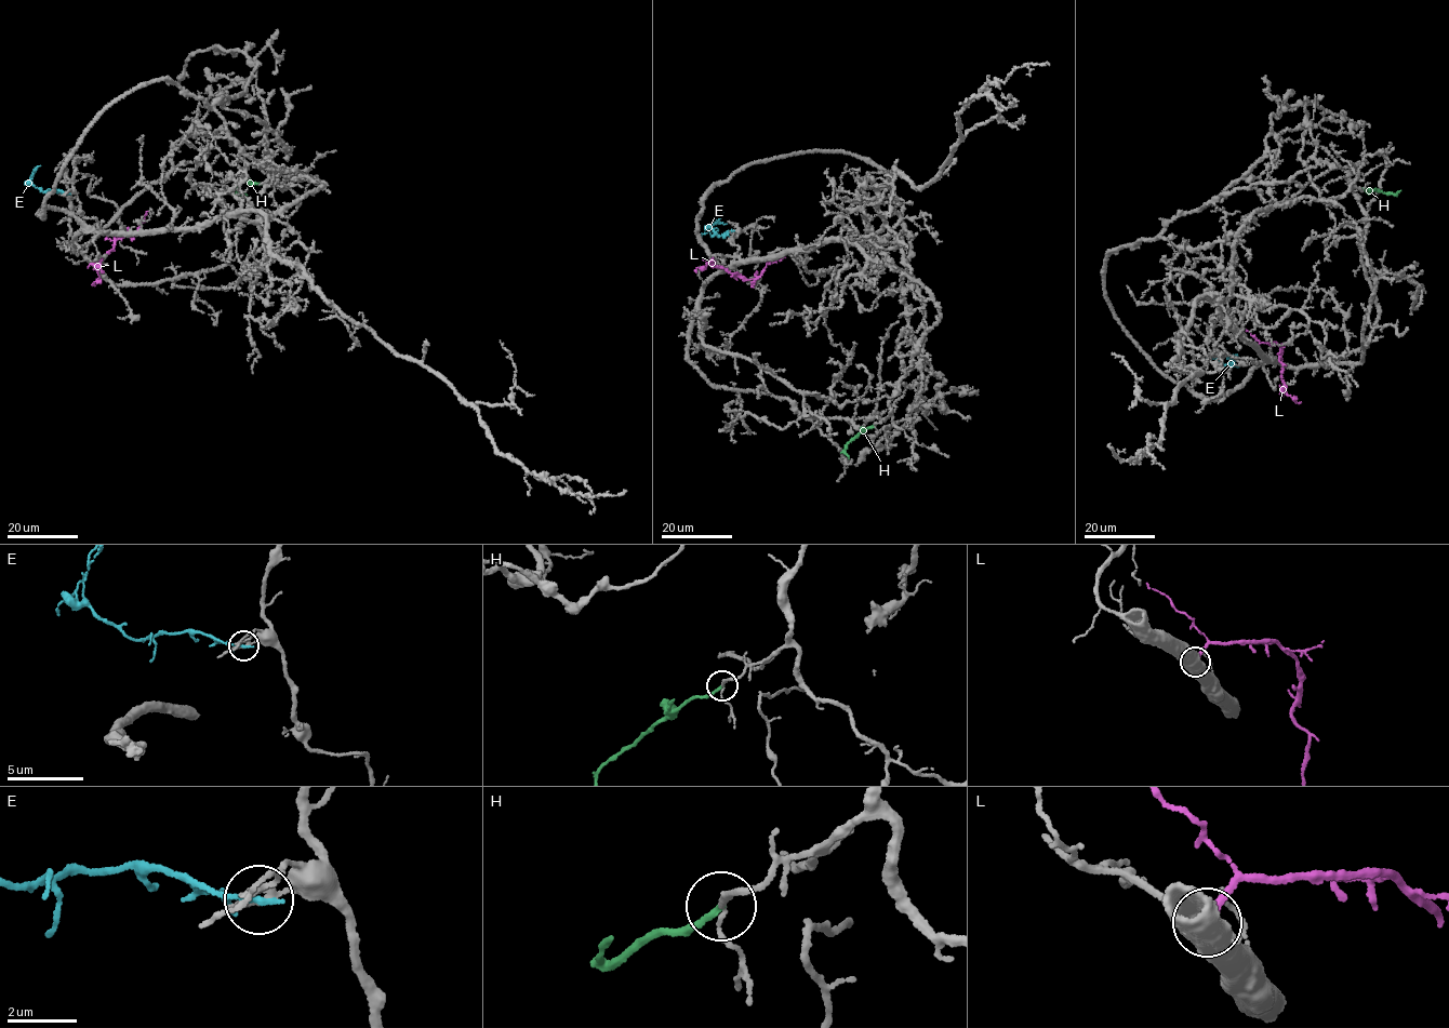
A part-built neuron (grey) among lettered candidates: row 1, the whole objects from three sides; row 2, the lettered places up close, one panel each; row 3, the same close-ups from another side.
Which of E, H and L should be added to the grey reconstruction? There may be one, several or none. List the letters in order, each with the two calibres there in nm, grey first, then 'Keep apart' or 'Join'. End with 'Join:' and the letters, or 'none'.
E: Thickness 240 nm (grey) against 190 nm. Keep apart
H: Thickness 130 nm (grey) against 170 nm. Keep apart
L: Thickness 750 nm (grey) against 260 nm. Keep apart
Join: none

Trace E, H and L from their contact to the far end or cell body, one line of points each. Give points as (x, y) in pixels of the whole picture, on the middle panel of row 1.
E: (732, 230), (719, 236), (709, 226), (722, 212)
H: (875, 425), (846, 444), (843, 450), (848, 457)
L: (765, 258), (767, 265), (759, 276), (748, 280), (710, 262), (695, 271)

